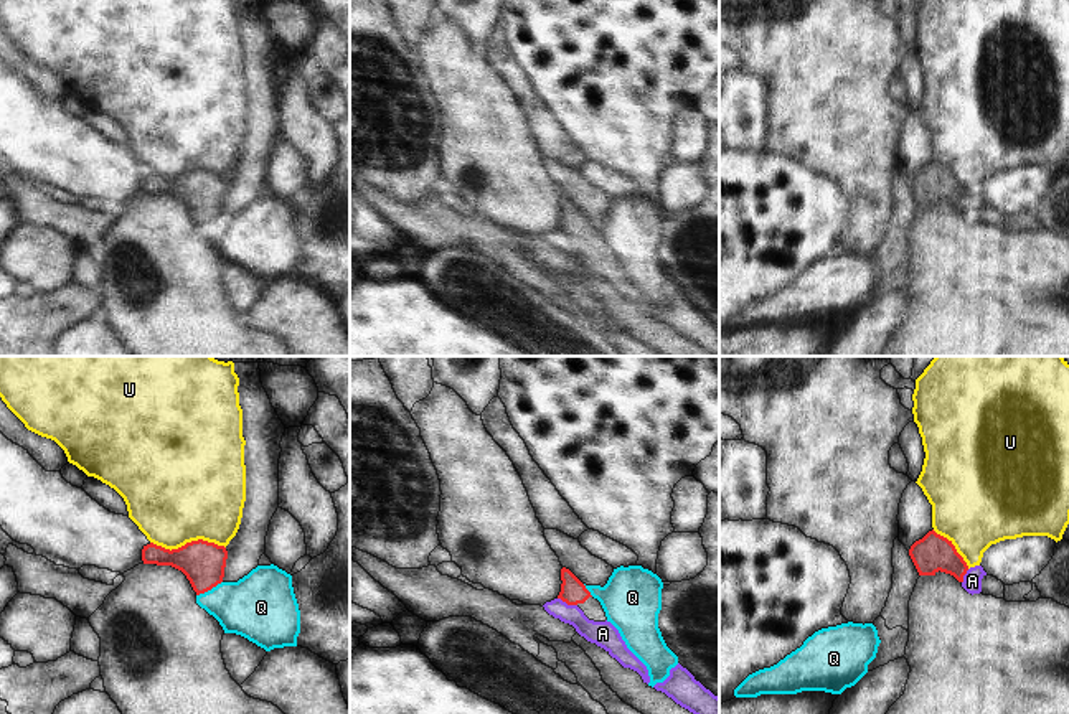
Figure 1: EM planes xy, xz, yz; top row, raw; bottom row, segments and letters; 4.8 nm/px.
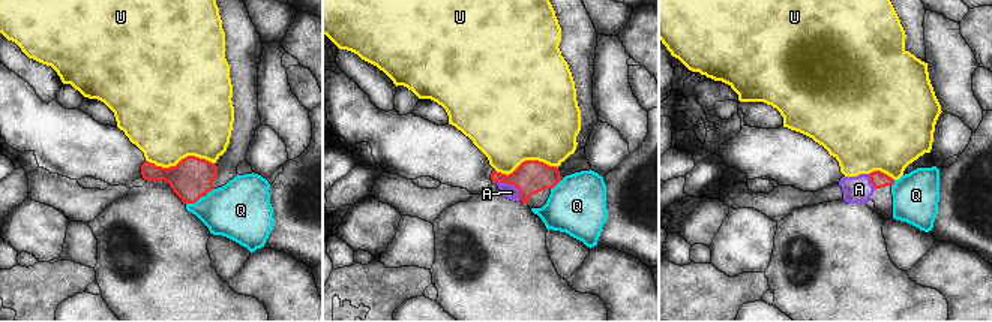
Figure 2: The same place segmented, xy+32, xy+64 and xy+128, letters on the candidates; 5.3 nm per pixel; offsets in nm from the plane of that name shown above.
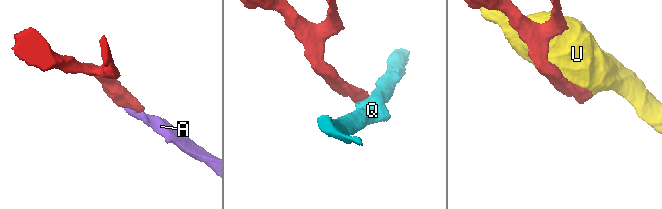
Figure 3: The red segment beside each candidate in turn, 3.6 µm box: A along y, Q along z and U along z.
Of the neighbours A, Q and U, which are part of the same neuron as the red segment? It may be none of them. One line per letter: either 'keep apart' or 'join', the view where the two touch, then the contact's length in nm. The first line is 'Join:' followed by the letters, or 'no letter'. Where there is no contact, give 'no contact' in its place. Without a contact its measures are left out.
Join: A
A: join; contact in xz; length 100 nm
Q: keep apart; contact in xy; length 150 nm
U: keep apart; contact in xy; length 360 nm

